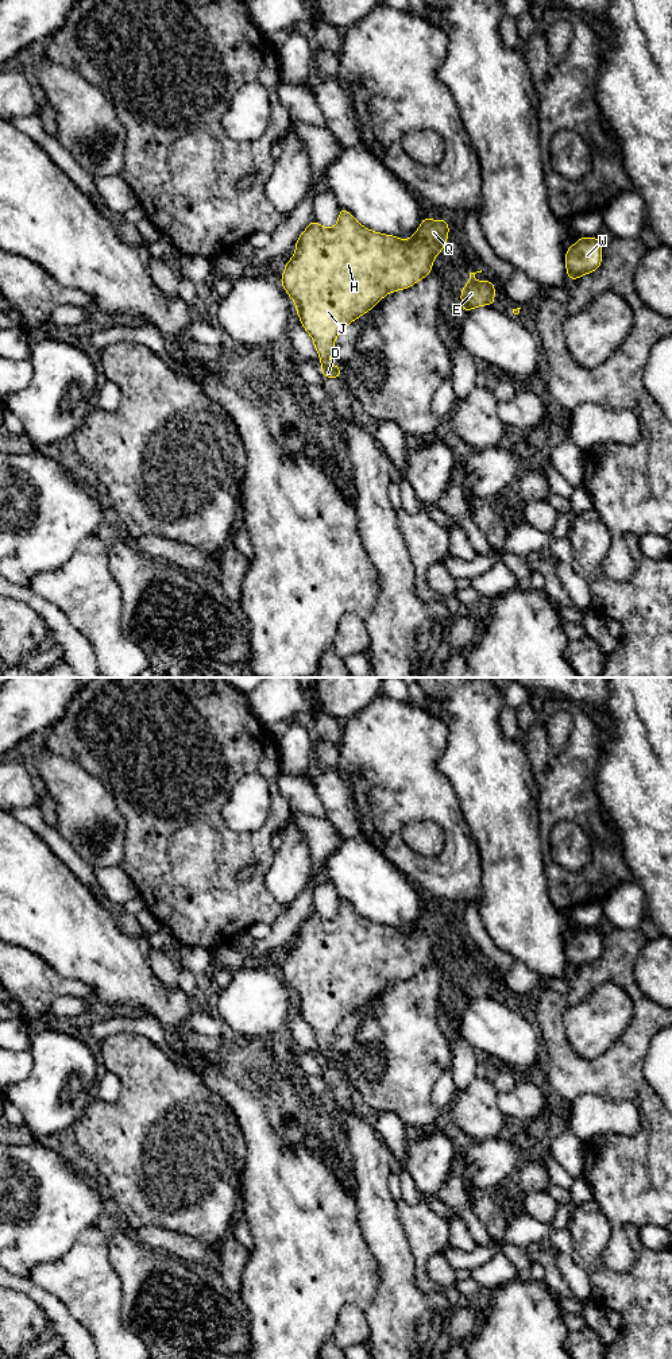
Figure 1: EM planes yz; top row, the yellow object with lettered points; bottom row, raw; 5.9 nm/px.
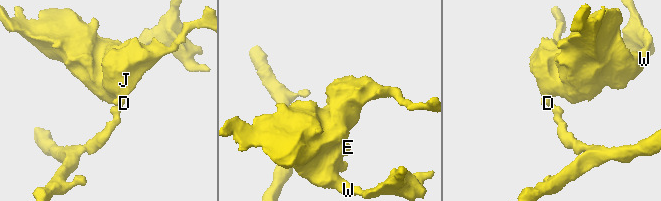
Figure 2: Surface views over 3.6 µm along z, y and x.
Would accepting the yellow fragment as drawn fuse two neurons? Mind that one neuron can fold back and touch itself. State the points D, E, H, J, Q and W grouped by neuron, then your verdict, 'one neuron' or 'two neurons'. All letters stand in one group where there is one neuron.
groups D / E H J Q W; two neurons

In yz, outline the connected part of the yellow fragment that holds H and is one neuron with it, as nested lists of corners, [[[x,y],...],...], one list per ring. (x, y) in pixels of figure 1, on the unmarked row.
[[[340,900],[333,919],[312,911],[296,933],[296,943],[286,953],[281,974],[294,992],[321,1053],[329,1053],[337,1026],[349,1014],[371,1001],[386,985],[408,980],[430,964],[449,920],[444,910],[433,912],[425,907],[416,924],[402,931],[364,919],[345,900]]]

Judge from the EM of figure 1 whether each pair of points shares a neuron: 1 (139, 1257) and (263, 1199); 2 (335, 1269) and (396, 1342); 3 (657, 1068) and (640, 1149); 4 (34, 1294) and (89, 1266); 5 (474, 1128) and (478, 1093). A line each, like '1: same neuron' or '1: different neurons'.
1: different neurons
2: different neurons
3: different neurons
4: different neurons
5: same neuron

